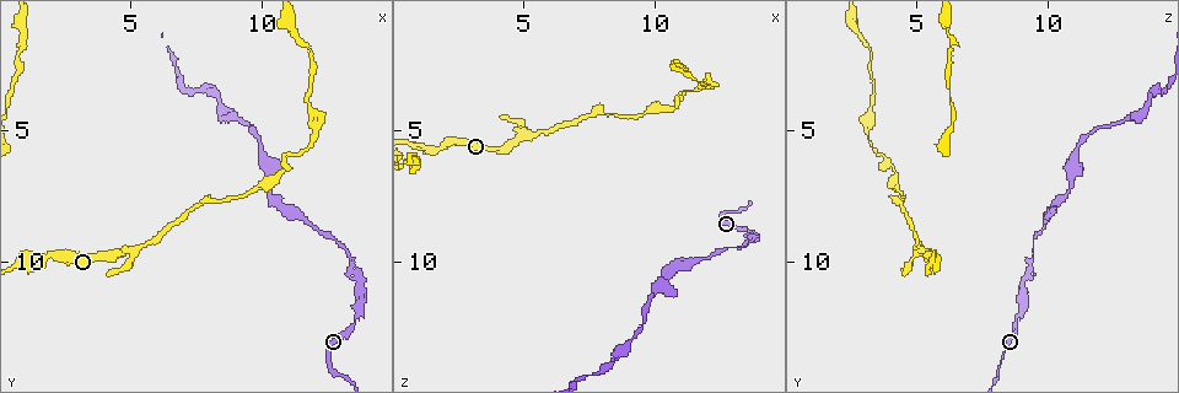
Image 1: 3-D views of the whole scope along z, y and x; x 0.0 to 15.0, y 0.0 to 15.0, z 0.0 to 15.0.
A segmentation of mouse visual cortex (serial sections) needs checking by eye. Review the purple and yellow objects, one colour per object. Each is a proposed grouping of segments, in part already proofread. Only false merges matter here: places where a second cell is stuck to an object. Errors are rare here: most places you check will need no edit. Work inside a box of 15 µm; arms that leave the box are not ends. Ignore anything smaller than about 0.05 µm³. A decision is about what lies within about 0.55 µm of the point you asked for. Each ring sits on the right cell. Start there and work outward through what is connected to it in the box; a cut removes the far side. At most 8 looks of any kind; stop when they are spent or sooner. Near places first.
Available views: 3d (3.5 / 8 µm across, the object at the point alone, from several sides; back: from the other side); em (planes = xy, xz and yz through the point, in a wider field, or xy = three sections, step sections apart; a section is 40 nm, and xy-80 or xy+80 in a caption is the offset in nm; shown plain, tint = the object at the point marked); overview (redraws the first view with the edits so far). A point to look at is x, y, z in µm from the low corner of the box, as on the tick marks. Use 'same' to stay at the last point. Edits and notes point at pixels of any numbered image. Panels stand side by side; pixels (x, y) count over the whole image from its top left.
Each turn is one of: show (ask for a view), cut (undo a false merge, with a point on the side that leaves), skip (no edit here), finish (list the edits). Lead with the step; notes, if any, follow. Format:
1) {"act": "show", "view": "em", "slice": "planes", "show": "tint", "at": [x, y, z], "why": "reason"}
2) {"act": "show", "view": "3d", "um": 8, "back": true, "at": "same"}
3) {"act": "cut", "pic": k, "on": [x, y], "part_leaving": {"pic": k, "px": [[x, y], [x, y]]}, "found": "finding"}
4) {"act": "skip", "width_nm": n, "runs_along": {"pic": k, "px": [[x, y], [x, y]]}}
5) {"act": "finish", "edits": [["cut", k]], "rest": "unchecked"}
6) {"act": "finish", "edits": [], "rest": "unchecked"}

{"act": "show", "view": "3d", "um": 8, "at": [10.2, 6.6, 10.9]}

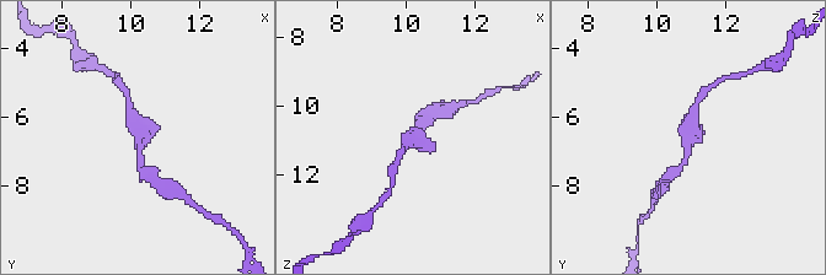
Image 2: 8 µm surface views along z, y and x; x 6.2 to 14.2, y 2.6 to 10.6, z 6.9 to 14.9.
{"act": "show", "view": "em", "slice": "planes", "show": "tint", "at": [10.2, 6.5, 10.9]}

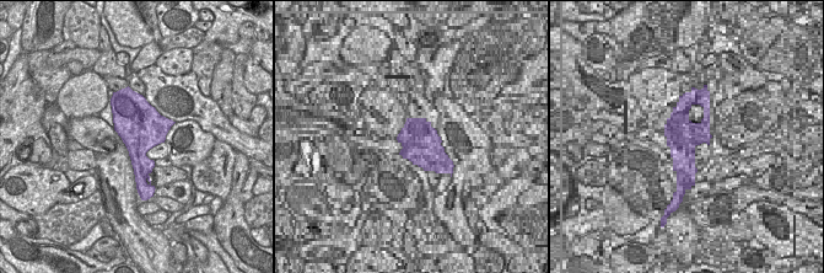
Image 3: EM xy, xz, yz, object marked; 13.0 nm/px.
{"act": "skip", "runs_along": {"pic": 2, "px": [[680, 168], [686, 122], [697, 102]]}, "found": "continuous, no second cell"}

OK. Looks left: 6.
{"act": "show", "view": "3d", "um": 8, "at": [5.1, 9.6, 5.3], "why": "side arm on a straight run"}

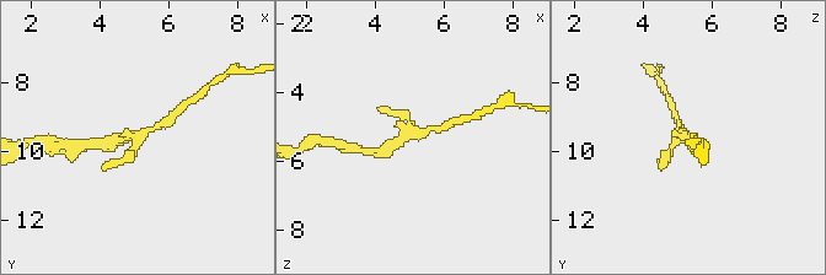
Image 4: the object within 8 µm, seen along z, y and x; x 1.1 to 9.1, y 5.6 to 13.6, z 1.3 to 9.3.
{"act": "show", "view": "em", "slice": "xy", "step": 5, "show": "tint", "at": [5.1, 9.5, 5.2]}

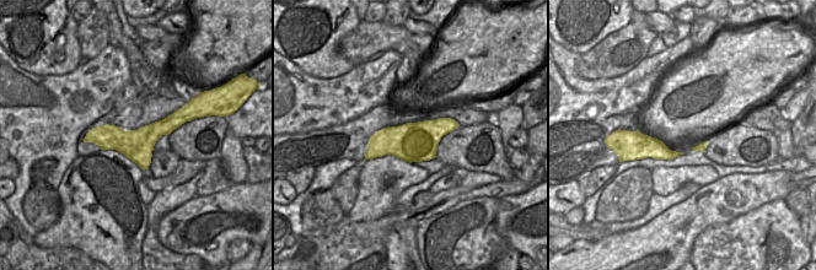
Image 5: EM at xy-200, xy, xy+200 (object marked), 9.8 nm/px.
{"act": "skip", "runs_along": {"pic": 4, "px": [[381, 150], [405, 134], [443, 128]]}, "found": "continuous, no second cell"}

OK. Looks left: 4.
{"act": "show", "view": "3d", "um": 3.5, "back": true, "at": [11.0, 5.9, 3.6], "why": "abrupt turn"}

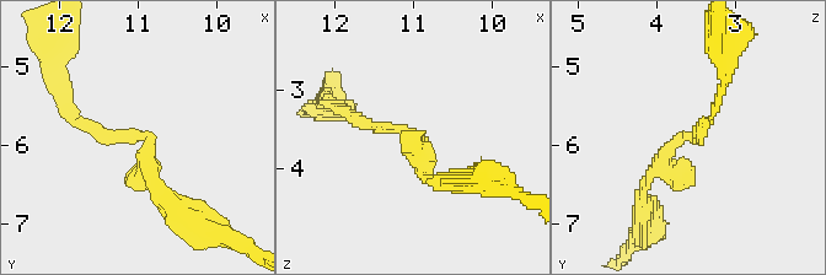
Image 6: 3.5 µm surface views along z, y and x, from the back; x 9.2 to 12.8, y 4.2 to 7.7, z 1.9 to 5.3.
{"act": "show", "view": "em", "slice": "xy", "step": 3, "show": "tint", "at": [11.00, 5.90, 3.55], "arm_widths_nm": [150, 150]}

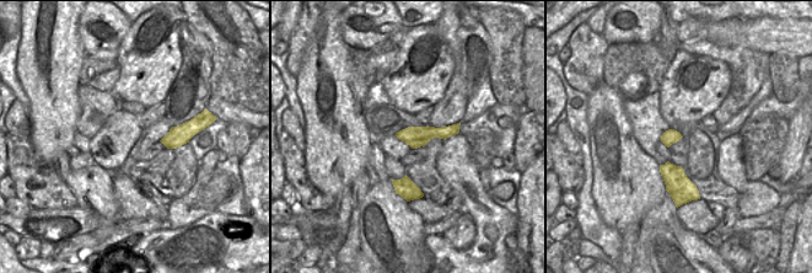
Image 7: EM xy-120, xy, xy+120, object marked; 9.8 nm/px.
{"act": "show", "view": "em", "slice": "xy", "step": 5, "show": "tint", "at": "same"}

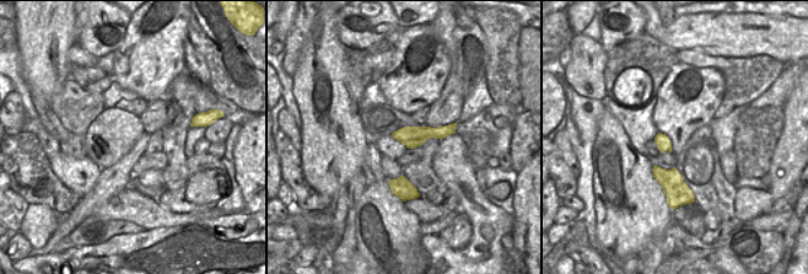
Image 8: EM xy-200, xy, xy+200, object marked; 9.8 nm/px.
{"act": "skip", "runs_along": {"pic": 6, "px": [[159, 188], [144, 135], [102, 135], [68, 109]]}, "found": "one cell here"}

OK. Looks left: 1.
{"act": "finish", "edits": [], "rest": "unchecked"}

